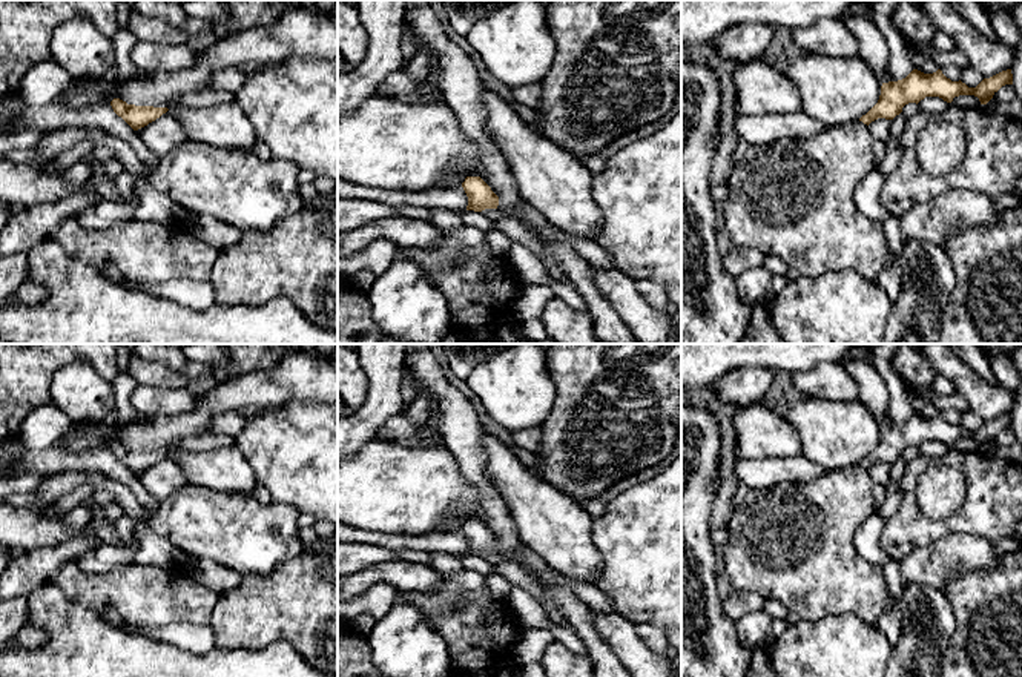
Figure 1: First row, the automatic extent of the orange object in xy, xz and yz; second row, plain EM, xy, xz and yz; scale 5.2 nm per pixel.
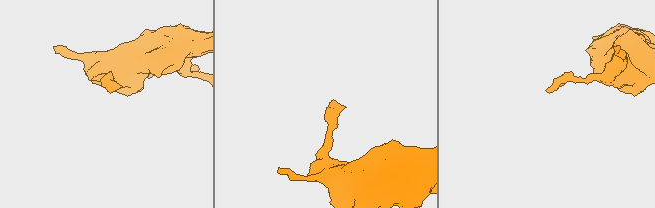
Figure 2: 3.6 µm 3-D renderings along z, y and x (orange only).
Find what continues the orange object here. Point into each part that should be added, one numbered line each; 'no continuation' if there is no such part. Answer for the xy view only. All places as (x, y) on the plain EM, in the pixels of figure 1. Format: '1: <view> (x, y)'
no continuation

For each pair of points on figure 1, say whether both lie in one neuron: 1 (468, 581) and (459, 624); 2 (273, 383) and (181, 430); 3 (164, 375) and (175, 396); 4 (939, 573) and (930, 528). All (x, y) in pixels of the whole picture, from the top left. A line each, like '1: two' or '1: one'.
1: one
2: one
3: two
4: two

